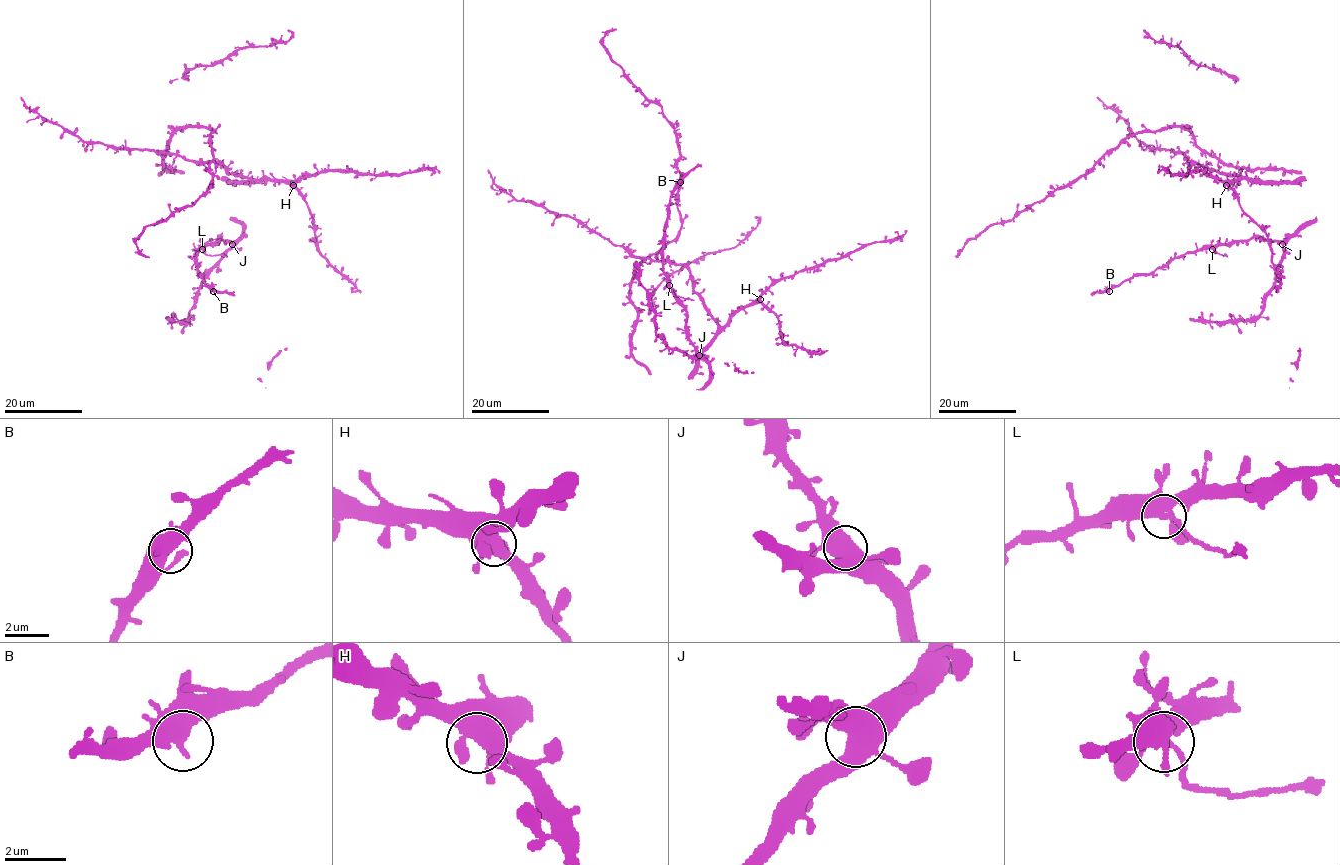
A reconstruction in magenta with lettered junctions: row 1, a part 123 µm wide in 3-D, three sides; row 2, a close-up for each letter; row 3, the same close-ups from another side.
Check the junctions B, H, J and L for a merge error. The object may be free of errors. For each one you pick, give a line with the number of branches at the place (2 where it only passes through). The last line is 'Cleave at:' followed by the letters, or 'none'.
L: Branches: 4
Cleave at: L

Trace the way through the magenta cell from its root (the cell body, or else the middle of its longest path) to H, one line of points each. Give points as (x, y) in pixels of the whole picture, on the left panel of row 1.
H: (225, 169), (255, 180), (269, 178), (293, 185)

